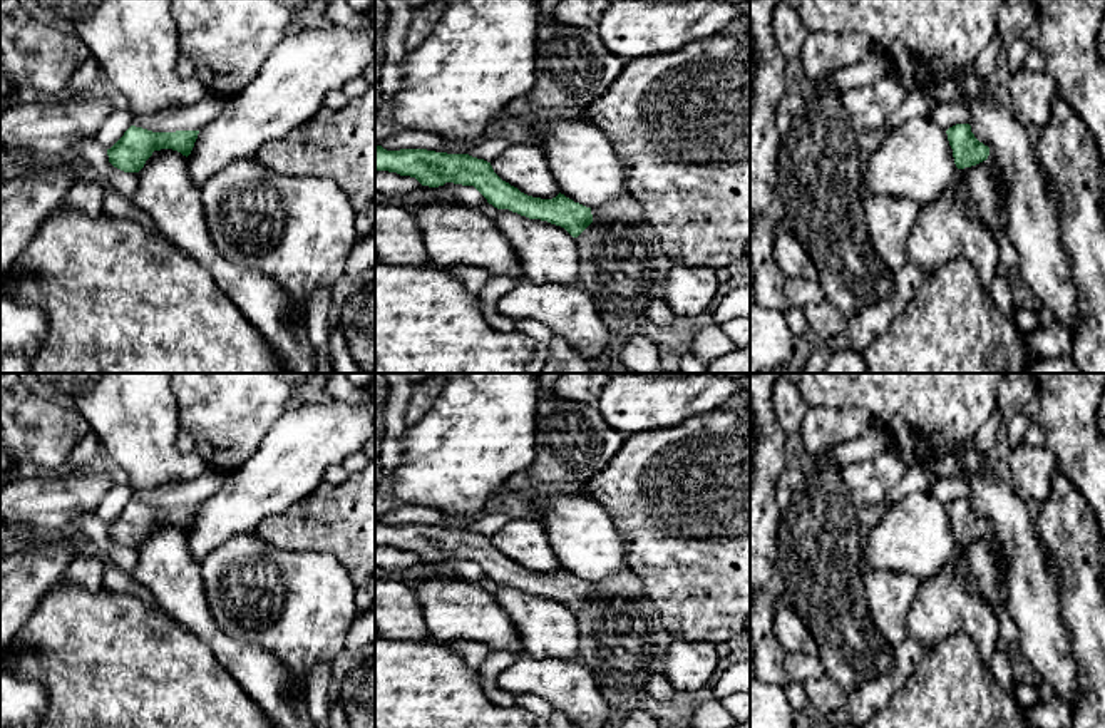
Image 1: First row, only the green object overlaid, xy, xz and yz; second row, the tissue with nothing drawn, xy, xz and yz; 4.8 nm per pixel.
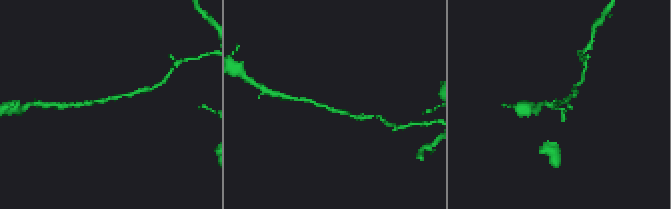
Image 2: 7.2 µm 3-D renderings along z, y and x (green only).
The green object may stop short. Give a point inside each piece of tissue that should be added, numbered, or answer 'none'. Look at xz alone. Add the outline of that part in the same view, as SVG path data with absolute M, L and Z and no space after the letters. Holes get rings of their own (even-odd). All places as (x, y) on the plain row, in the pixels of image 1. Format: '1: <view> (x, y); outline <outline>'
none

